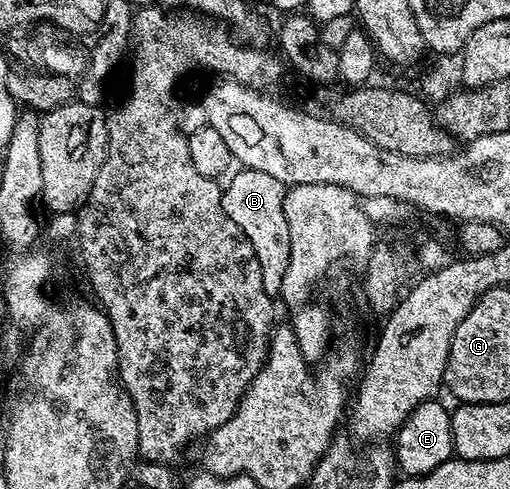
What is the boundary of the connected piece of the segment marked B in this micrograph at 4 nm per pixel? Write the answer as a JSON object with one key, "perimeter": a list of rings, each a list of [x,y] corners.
{"perimeter":[[[241,168],[239,172],[233,172],[227,178],[228,186],[223,186],[220,202],[226,215],[230,215],[242,235],[246,235],[250,247],[254,247],[254,255],[258,255],[262,287],[266,287],[268,293],[276,295],[282,287],[282,275],[286,275],[286,263],[290,259],[290,227],[284,210],[286,189],[278,179],[263,171]]]}

